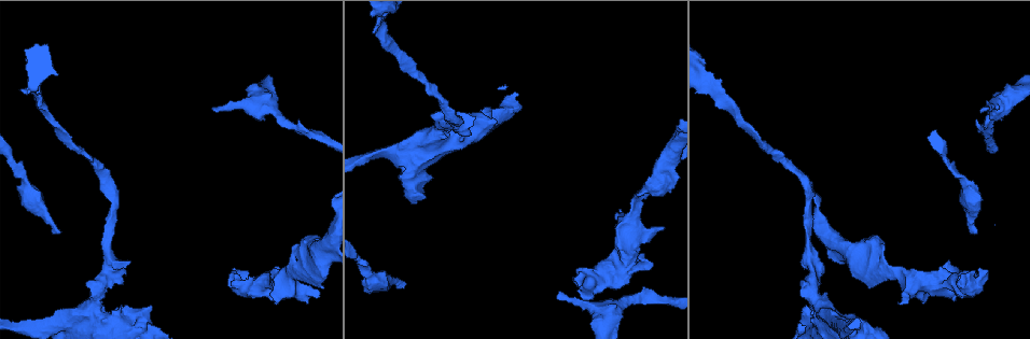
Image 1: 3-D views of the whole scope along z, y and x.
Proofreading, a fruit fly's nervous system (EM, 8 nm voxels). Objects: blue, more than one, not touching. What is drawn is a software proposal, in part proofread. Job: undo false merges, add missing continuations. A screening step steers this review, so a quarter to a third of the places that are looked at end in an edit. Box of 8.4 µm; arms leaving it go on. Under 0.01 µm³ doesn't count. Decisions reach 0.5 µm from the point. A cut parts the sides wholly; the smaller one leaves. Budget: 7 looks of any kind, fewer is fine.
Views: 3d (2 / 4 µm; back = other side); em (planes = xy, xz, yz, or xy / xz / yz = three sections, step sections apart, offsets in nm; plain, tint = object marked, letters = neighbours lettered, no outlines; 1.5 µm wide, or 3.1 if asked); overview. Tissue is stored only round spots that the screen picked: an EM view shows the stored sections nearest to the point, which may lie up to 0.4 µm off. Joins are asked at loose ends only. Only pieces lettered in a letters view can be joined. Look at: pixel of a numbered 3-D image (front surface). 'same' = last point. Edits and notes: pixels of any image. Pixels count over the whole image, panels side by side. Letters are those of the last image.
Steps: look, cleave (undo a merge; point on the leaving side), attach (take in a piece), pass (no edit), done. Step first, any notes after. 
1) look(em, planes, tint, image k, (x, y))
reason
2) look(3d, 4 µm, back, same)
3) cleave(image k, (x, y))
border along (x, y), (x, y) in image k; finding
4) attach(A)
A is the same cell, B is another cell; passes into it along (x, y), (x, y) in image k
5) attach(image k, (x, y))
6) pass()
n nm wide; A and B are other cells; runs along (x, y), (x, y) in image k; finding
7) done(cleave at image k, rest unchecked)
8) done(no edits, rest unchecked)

look(3d, 4 µm, image 1, (715, 97))
sudden change in width

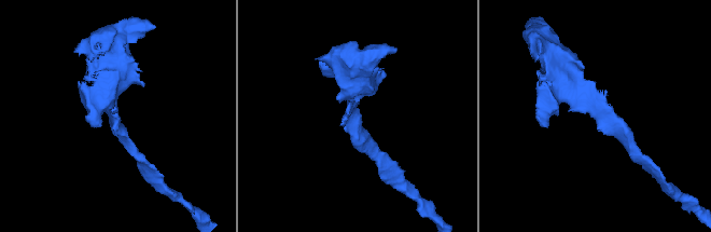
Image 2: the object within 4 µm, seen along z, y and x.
look(em, planes, letters, image 2, (600, 119))
now the EM

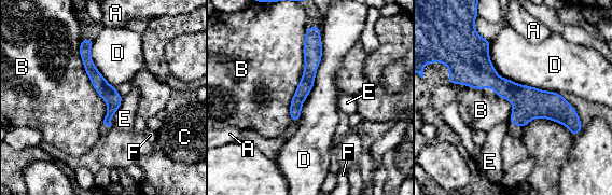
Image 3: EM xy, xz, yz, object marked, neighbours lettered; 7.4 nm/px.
pass()
B touches over 700 nm; A, B, C, D, E and F are other cells; border along (306, 30), (292, 122) in image 3; all the same neuron

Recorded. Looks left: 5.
look(em, planes, tint, image 1, (611, 309))
arms part here

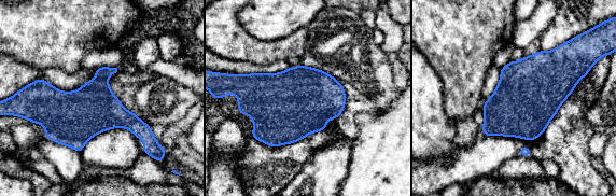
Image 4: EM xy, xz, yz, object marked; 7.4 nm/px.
look(em, planes, letters, same)
what lies round it

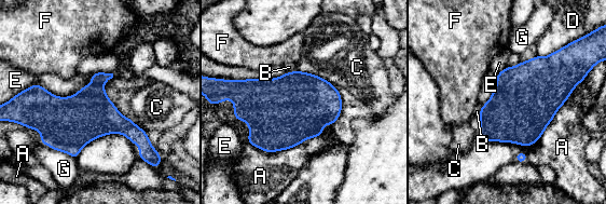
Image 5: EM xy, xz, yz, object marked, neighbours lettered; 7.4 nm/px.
pass()
360 nm wide; A, B, C, D, E, F and G are other cells; border along (297, 69), (287, 72) in image 5; continuous, no second neuron

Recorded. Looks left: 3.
look(em, xy, step 8, tint, image 1, (644, 259))
stops while still wide

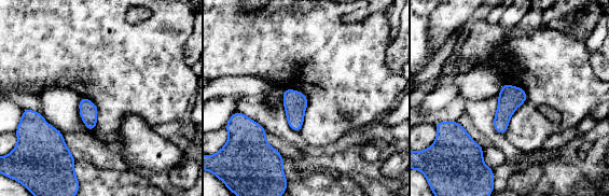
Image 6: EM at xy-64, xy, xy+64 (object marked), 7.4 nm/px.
look(em, planes, letters, same)
another direction

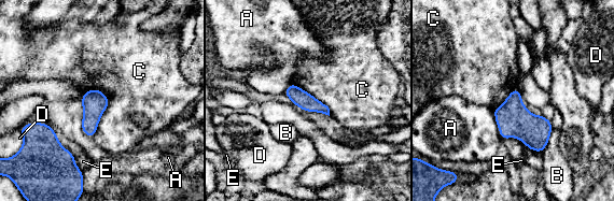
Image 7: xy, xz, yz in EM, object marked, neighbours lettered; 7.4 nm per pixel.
pass()
A, B, C, D and E are other cells; border along (97, 88), (108, 105), (92, 137) in image 7; none of them fits

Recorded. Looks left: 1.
done(no edits, rest unchecked)

